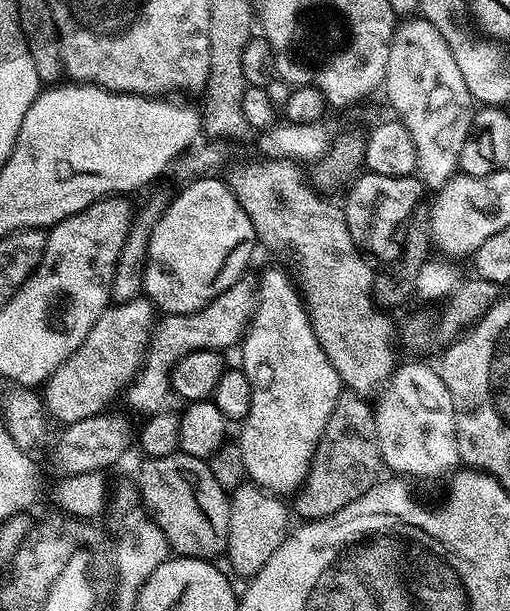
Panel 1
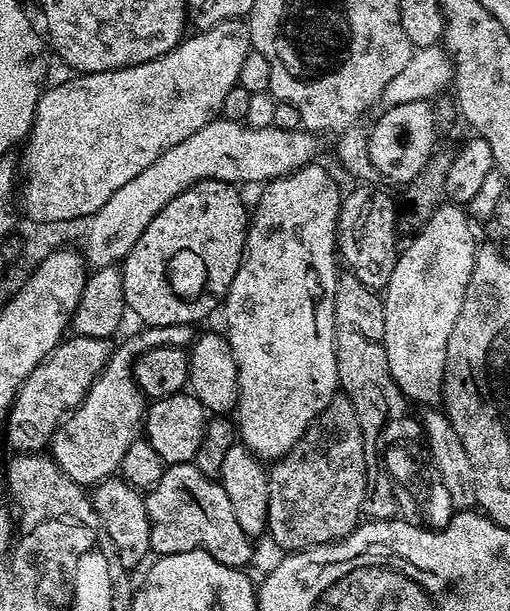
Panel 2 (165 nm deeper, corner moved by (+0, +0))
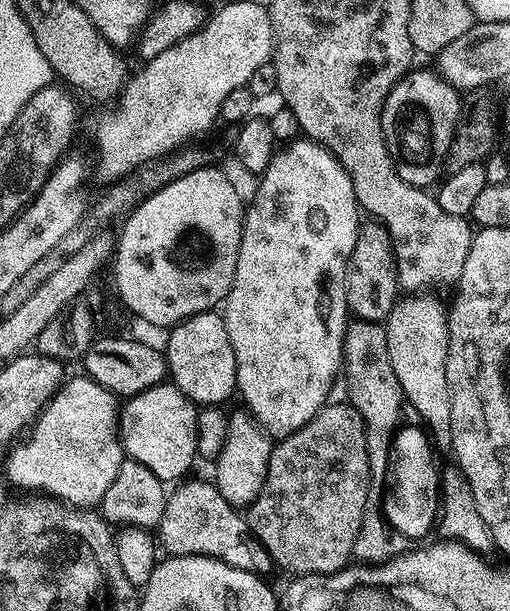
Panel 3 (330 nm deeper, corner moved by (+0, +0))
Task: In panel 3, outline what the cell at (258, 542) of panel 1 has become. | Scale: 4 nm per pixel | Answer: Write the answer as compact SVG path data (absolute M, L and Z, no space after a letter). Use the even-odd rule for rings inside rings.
M228 412L226 446L222 446L222 454L218 454L214 461L214 483L218 494L222 494L222 498L226 498L226 502L230 502L233 508L247 509L254 498L262 494L273 447L273 437L268 435L268 431L256 421L251 412Z

